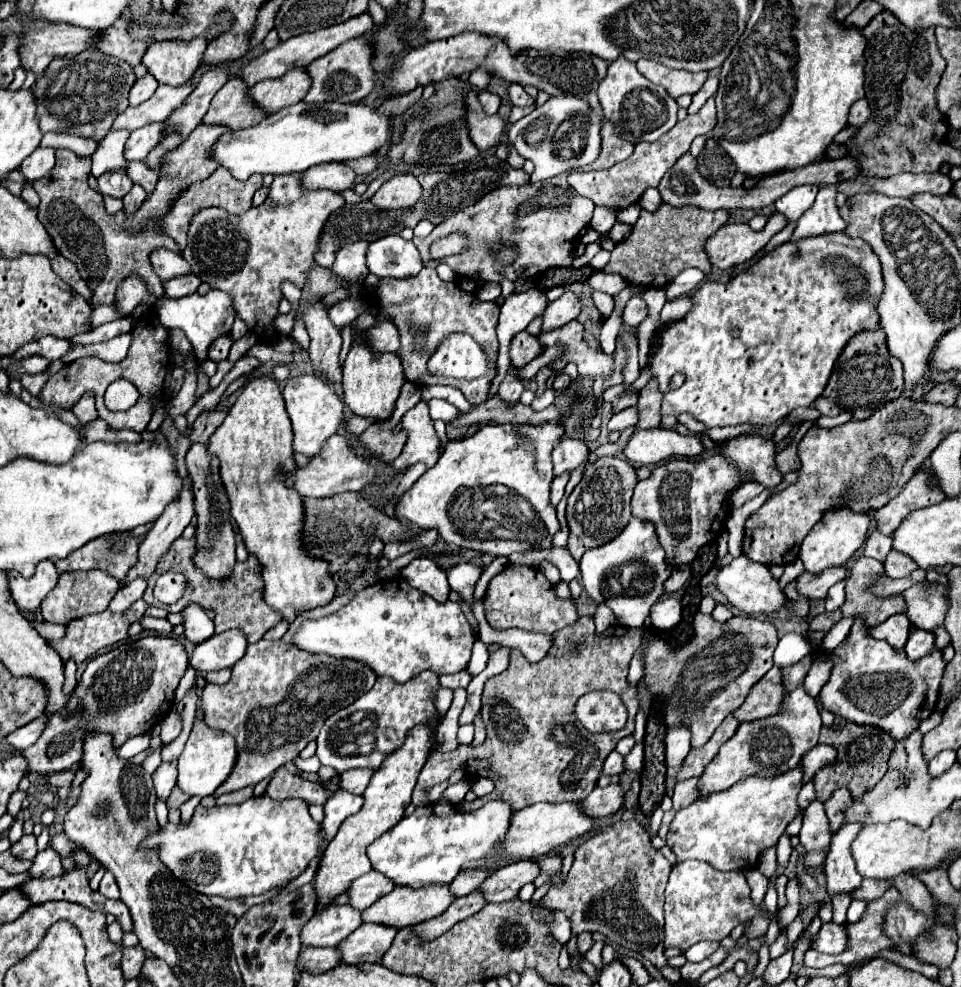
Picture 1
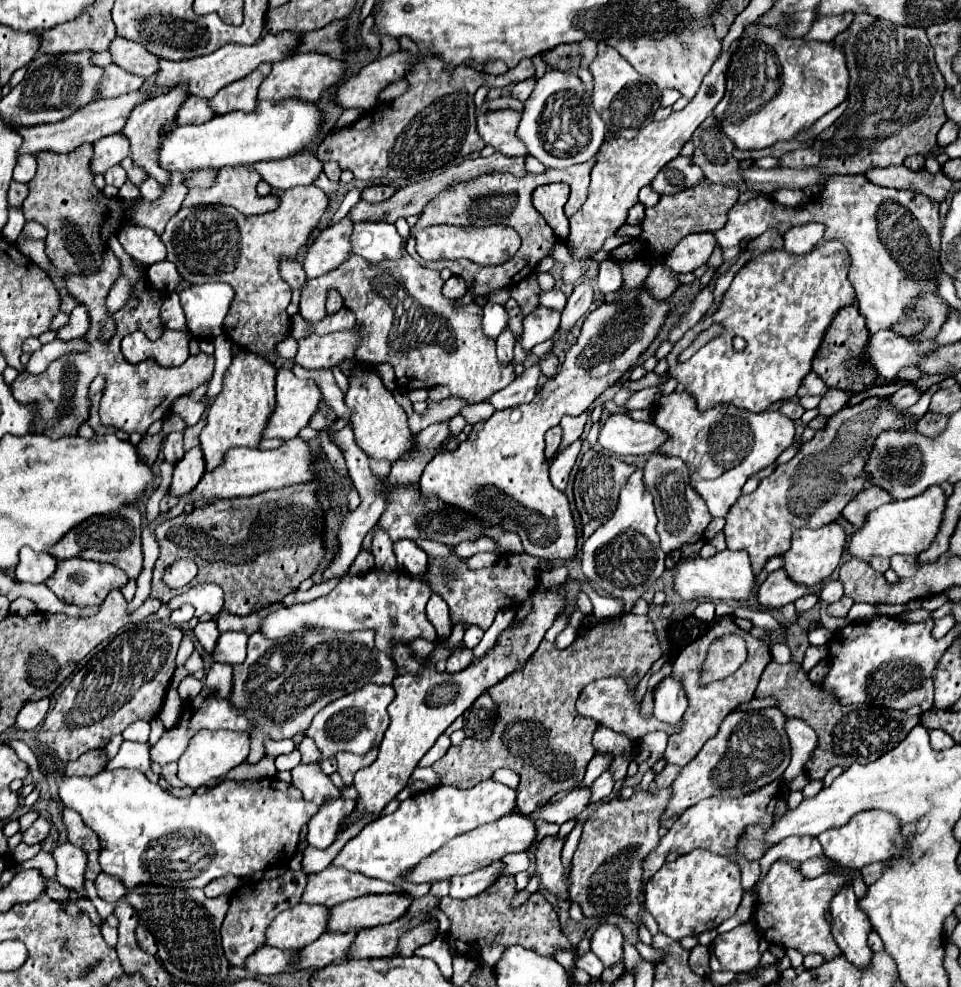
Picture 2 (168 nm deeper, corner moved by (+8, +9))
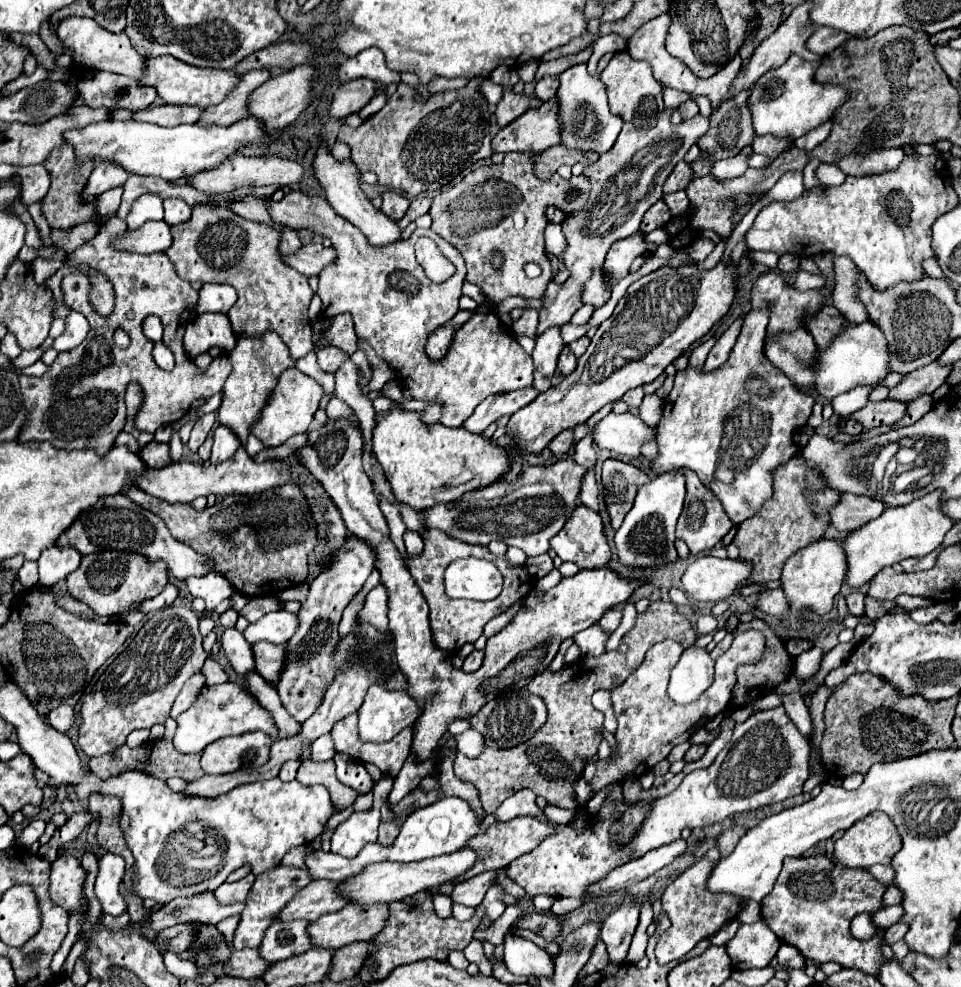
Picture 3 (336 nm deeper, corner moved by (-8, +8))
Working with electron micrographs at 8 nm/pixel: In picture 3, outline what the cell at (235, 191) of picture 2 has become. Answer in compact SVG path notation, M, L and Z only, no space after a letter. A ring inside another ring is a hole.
M290 192L282 202L270 200L270 216L274 222L286 224L292 230L310 230L330 238L332 248L336 250L336 260L324 268L324 272L320 272L320 286L316 290L316 294L322 298L322 314L332 318L336 314L350 312L358 338L366 340L380 358L390 362L410 396L414 400L442 406L440 422L444 426L462 426L464 420L472 416L474 408L492 394L532 386L532 358L522 350L502 322L498 336L496 314L476 314L476 320L464 323L456 332L448 354L440 362L430 362L426 356L424 344L428 336L438 326L452 320L452 316L458 312L464 280L464 260L460 252L436 236L436 232L418 228L410 240L376 248L368 244L360 230L338 216L324 198L306 196L302 192ZM420 236L432 238L444 254L450 254L456 274L448 282L430 282L416 262L414 244Z

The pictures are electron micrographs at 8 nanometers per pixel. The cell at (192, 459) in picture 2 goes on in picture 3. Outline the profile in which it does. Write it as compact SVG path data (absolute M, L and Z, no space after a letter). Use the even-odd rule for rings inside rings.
M222 424L214 430L214 446L212 446L212 456L210 464L220 464L232 456L240 448L240 440L236 440L236 434L228 428L222 428Z

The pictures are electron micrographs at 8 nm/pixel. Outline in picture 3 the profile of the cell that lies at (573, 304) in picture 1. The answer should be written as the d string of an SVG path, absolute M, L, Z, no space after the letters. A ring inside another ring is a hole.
M550 328L544 332L544 336L536 338L536 346L532 350L532 360L534 360L534 384L538 392L544 392L552 386L552 376L556 372L556 362L562 352L562 338L560 338L560 328Z

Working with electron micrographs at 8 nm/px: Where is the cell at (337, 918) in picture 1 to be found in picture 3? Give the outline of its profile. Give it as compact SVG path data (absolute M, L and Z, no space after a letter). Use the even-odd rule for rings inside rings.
M304 920L272 924L272 928L268 928L260 944L258 950L260 956L264 956L264 960L270 960L270 964L274 964L294 954L310 950L310 938L306 934L306 926L308 922Z

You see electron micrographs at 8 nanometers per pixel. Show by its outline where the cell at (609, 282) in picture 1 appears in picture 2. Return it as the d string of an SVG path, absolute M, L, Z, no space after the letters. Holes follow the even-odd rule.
M604 261L600 263L600 273L596 277L596 287L602 293L610 293L610 291L618 291L622 285L622 273L616 261Z

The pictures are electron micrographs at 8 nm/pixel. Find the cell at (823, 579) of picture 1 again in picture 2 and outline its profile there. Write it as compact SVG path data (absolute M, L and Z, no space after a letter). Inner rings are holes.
M778 569L778 571L772 571L768 575L768 579L760 585L756 597L758 597L758 603L760 605L764 605L768 609L776 609L780 605L786 605L786 603L796 601L798 597L802 597L806 593L818 593L822 589L822 585L824 583L816 583L812 587L798 585L792 579L788 579L786 571Z

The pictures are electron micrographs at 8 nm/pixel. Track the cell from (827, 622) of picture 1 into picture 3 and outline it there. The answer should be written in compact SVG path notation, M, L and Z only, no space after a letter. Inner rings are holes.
M866 596L866 616L870 620L878 620L880 616L888 614L892 608L896 608L898 604L896 602L888 602L888 600L876 600L876 598L870 598Z

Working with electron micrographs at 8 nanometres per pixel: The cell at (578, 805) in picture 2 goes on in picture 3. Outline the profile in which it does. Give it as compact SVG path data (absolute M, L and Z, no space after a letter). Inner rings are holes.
M520 816L514 818L510 822L496 822L492 826L488 826L480 836L472 838L466 848L476 848L476 852L480 852L480 860L476 860L476 864L472 868L468 868L468 872L464 876L460 876L460 880L452 880L452 884L460 884L464 880L470 880L472 876L478 876L482 872L488 870L502 870L506 868L512 860L520 858L522 854L528 854L530 850L534 850L546 836L552 836L556 832L556 828L552 824L544 824L532 816Z

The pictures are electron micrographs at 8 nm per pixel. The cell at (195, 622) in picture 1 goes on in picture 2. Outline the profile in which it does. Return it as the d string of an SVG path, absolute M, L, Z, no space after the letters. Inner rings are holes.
M200 621L200 625L196 625L192 631L194 631L194 637L200 641L200 645L208 653L212 653L214 643L216 643L216 639L220 635L220 631L216 629L216 623L214 621Z

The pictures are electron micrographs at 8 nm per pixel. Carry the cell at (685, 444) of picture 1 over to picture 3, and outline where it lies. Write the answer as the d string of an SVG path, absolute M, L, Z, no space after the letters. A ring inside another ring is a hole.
M614 412L602 418L592 430L592 440L598 448L614 450L632 458L640 456L640 446L654 436L654 428L646 426L638 416Z

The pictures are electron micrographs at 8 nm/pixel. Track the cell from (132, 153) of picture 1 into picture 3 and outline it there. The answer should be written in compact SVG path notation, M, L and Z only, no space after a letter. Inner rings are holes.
M100 162L96 164L96 168L90 174L90 180L82 192L82 200L92 202L94 198L98 198L102 192L116 188L116 186L124 186L128 180L128 172L124 172L124 168L108 164L108 162Z

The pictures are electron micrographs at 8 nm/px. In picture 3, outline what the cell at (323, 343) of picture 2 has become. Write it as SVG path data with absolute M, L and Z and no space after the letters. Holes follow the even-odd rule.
M326 346L326 348L318 350L318 366L330 374L338 370L338 366L342 364L344 358L346 358L346 352L336 346Z

